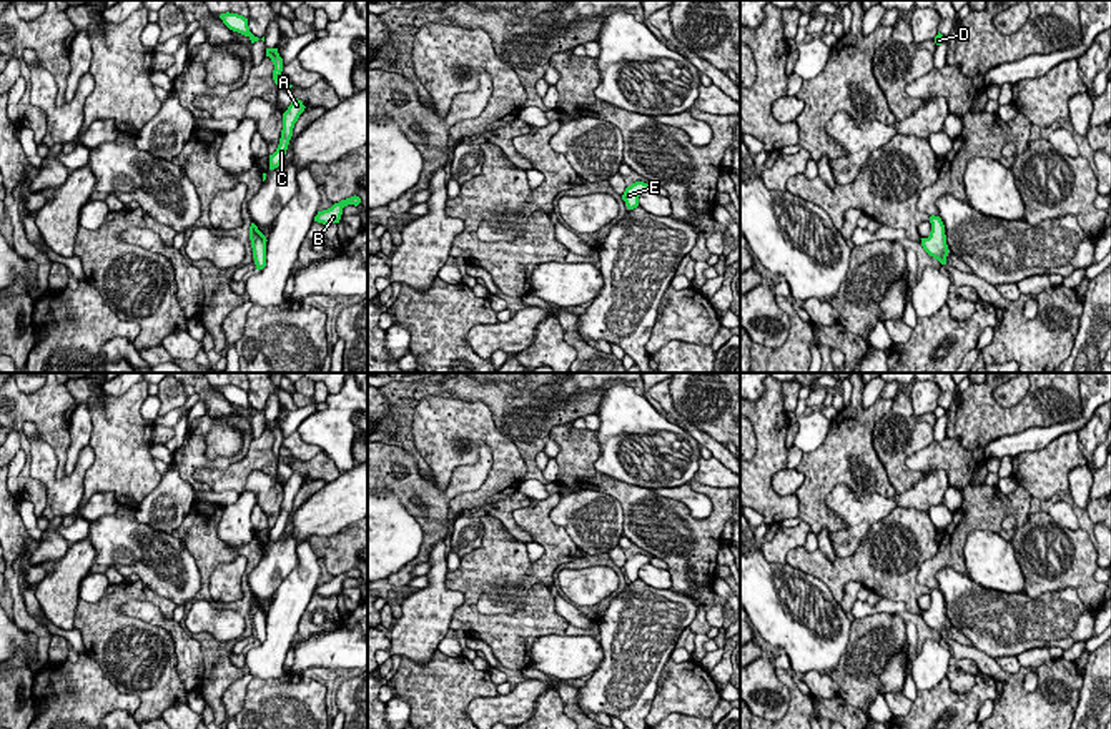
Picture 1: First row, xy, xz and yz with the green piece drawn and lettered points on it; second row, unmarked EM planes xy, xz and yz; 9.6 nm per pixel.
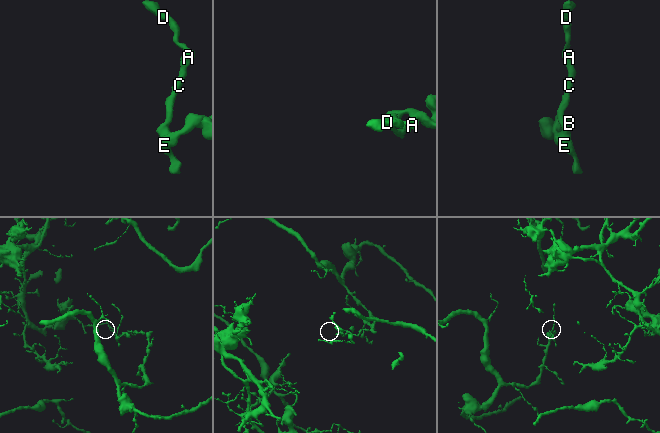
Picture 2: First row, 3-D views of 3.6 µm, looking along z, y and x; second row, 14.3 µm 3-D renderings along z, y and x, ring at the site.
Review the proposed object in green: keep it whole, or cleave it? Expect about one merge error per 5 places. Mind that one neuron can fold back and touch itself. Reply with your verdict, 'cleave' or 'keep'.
keep

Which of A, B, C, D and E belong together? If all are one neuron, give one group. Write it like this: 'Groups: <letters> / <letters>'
Groups: A B C D E

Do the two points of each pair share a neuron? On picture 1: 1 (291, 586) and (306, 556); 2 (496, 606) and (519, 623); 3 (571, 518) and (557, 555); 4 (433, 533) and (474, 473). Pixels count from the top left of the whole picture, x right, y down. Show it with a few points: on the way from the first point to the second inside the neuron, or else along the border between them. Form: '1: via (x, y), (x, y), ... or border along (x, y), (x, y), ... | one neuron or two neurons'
1: via (298, 580), (306, 571), (306, 563) | one neuron
2: border along (523, 601), (511, 613), (481, 614), (476, 609) | two neurons
3: border along (559, 496), (551, 520), (579, 550) | two neurons
4: via (433, 516), (438, 505), (458, 485) | one neuron

